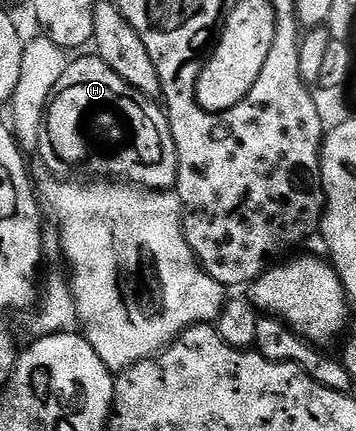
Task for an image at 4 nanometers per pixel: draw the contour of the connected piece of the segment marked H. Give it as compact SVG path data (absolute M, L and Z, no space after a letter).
M99 56L70 60L59 83L55 83L53 96L45 108L43 137L47 145L49 141L49 149L53 152L48 169L52 174L60 174L61 165L70 165L73 169L86 169L93 173L89 175L101 179L120 179L143 189L169 191L176 186L177 152L164 108L154 98L131 87L131 83L119 79L119 75L115 75L115 71L111 71Z

